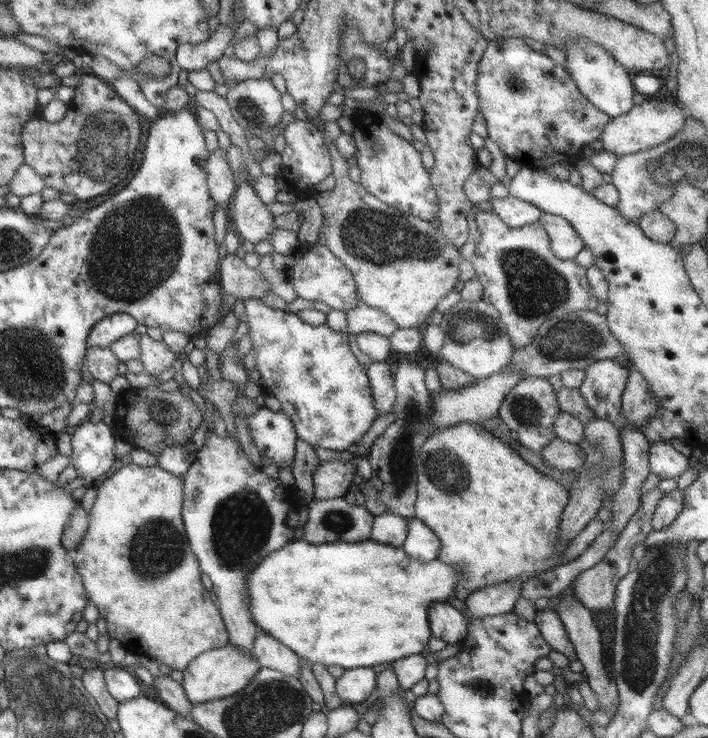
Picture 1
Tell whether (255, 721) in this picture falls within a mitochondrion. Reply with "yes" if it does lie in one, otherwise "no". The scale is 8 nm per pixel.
yes

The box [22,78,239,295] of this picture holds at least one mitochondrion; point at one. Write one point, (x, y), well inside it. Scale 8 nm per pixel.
(100, 149)

